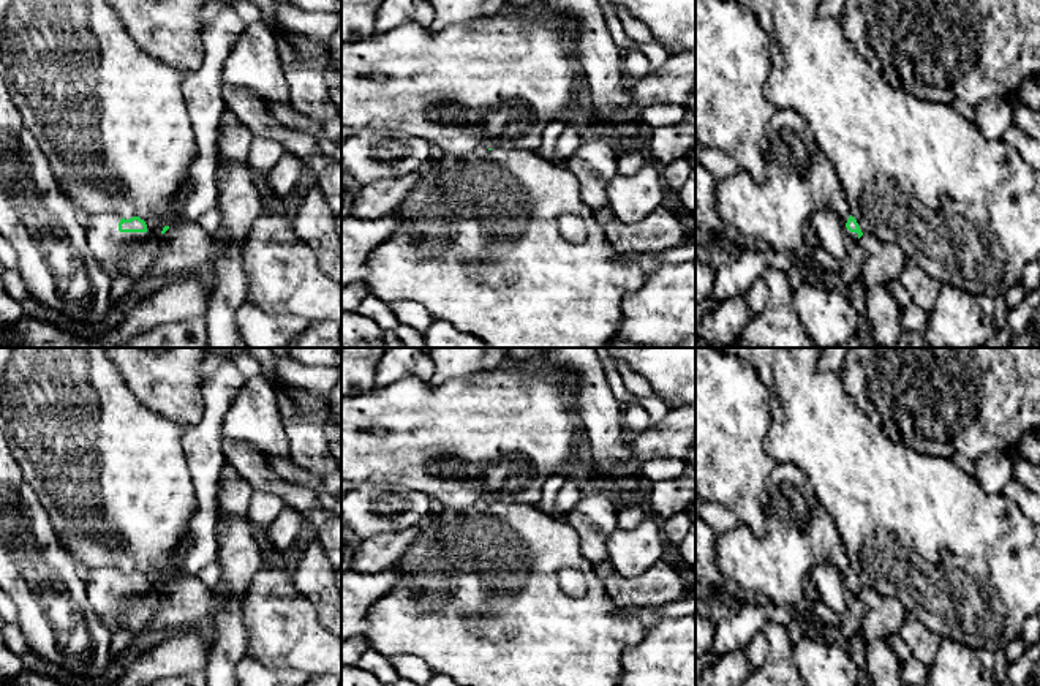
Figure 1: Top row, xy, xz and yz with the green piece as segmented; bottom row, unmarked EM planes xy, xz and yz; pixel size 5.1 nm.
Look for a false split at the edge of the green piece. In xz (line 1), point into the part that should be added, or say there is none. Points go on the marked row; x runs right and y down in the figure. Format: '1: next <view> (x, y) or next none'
1: next none

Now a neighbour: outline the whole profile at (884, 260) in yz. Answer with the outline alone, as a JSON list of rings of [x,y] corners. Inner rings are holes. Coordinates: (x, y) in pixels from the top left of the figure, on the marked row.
[[[863,234],[858,242],[865,250],[865,262],[858,273],[865,289],[898,278],[907,259],[899,245],[876,234]]]

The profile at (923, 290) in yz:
[[[912,258],[906,259],[898,280],[909,292],[912,302],[928,313],[933,310],[942,286],[939,280],[926,275]]]

